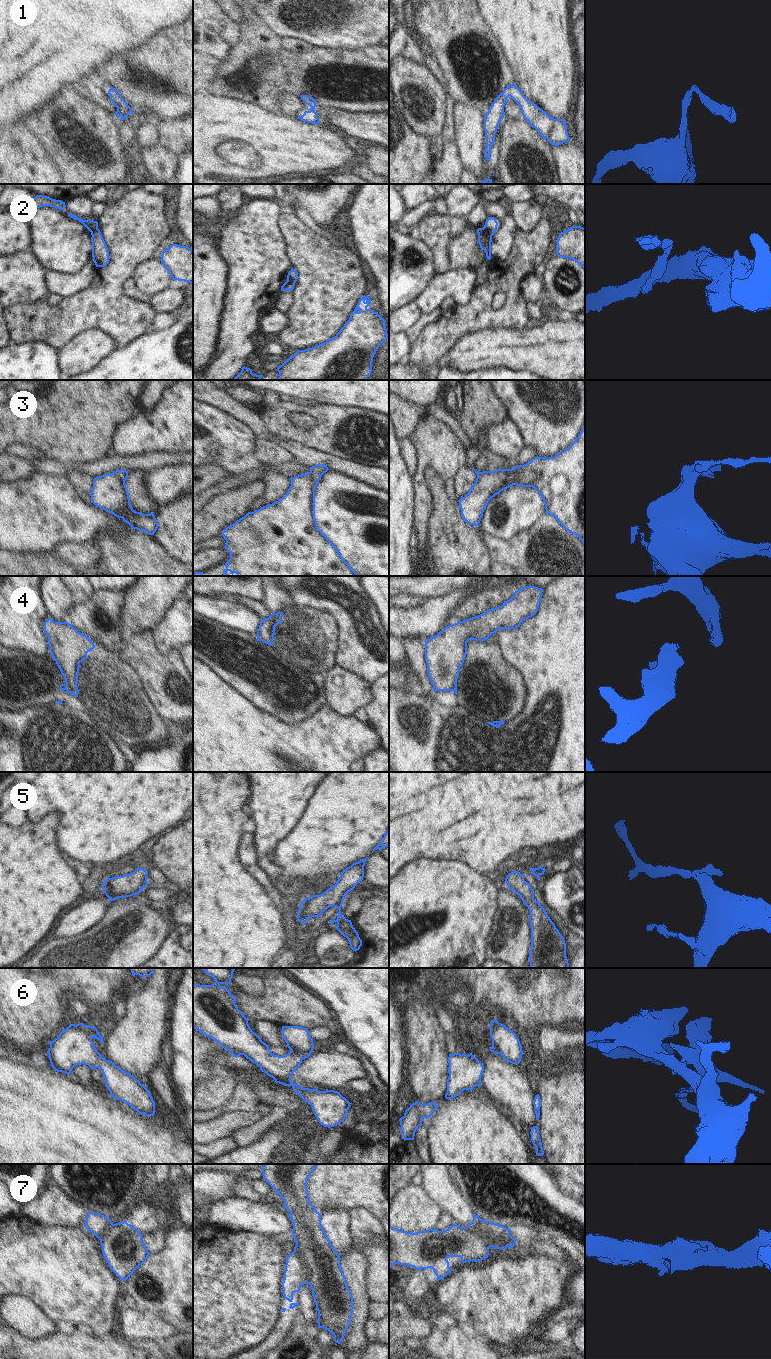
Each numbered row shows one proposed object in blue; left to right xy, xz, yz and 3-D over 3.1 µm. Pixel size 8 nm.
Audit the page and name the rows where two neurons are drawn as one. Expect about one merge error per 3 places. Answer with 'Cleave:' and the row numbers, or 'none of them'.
Cleave: 2, 3, 4, 7.

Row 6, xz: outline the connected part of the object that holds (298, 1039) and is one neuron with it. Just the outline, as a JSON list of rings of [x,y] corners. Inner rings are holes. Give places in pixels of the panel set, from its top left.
[[[202,968],[202,970],[211,976],[215,982],[212,985],[193,984],[193,1028],[218,1042],[222,1048],[229,1050],[234,1057],[244,1055],[259,1066],[262,1072],[272,1077],[276,1083],[292,1086],[293,1091],[311,1105],[318,1122],[324,1127],[334,1127],[343,1122],[351,1105],[338,1091],[328,1089],[318,1091],[314,1088],[310,1090],[291,1081],[292,1074],[300,1066],[302,1060],[308,1058],[313,1052],[313,1039],[308,1029],[301,1026],[282,1026],[282,1037],[291,1051],[283,1056],[272,1054],[269,1045],[252,1031],[248,1024],[249,1019],[236,1006],[236,997],[226,987],[220,986],[231,983],[235,968]]]

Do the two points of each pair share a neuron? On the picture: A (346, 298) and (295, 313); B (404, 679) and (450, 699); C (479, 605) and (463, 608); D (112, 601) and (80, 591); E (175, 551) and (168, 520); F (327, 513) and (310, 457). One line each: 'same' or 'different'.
A: same
B: different
C: same
D: different
E: same
F: different

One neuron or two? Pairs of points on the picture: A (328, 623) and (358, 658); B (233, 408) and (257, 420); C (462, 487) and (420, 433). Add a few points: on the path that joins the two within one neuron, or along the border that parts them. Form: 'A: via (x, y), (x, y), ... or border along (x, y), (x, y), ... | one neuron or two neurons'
A: via (337, 632), (354, 649) | one neuron
B: via (239, 410), (251, 418) | one neuron
C: border along (466, 464), (458, 471), (455, 477), (455, 498) | two neurons

